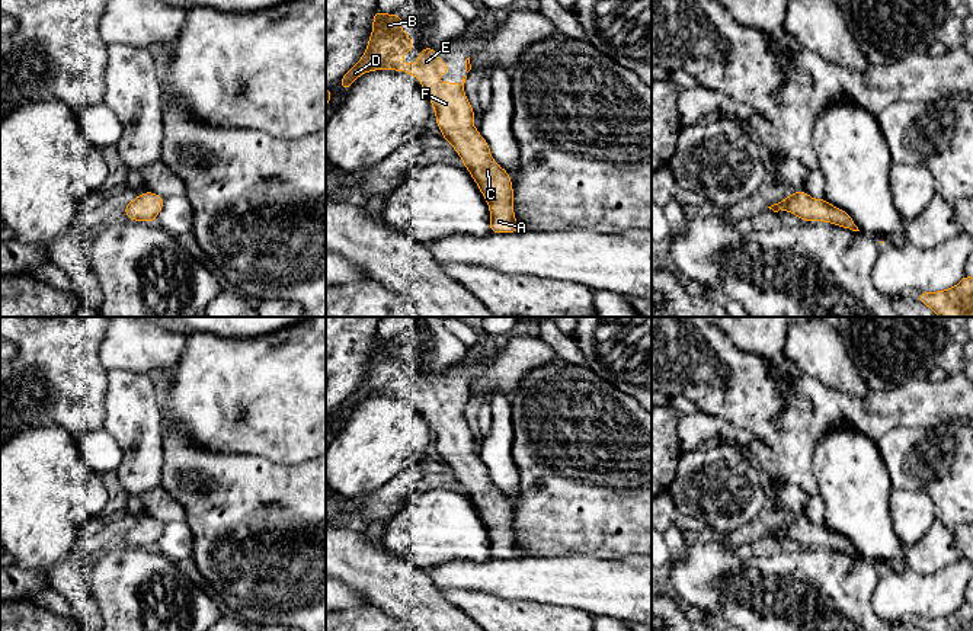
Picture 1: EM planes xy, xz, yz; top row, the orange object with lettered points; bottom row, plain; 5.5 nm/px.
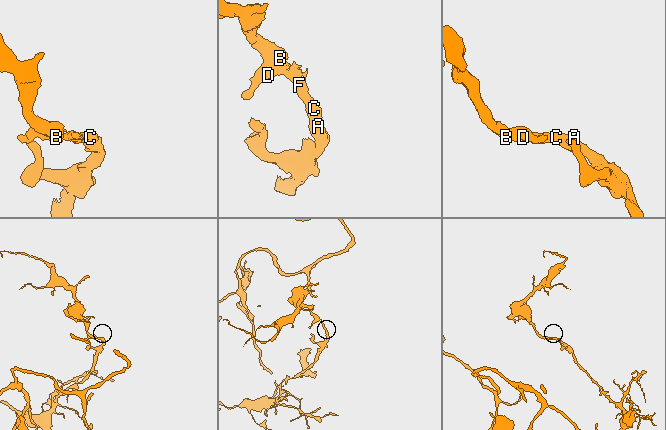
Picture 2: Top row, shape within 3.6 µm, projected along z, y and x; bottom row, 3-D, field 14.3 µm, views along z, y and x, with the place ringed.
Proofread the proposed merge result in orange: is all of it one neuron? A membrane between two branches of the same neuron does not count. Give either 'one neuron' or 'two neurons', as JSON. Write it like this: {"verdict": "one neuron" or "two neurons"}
{"verdict": "one neuron"}

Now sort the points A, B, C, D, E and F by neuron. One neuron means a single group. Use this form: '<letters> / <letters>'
A B C D E F

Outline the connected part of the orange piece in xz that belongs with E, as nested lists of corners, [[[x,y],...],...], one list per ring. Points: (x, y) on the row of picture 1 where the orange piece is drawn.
[[[375,10],[372,35],[368,41],[364,57],[349,70],[340,80],[340,87],[348,90],[349,86],[364,73],[372,70],[397,70],[407,71],[412,77],[420,76],[420,86],[429,96],[436,112],[436,124],[442,131],[442,137],[448,141],[463,158],[464,167],[468,169],[470,174],[479,185],[480,192],[484,195],[487,205],[490,208],[490,233],[515,233],[522,230],[522,225],[515,221],[513,214],[513,190],[509,173],[503,170],[490,156],[487,141],[479,134],[479,129],[473,126],[474,112],[464,95],[464,83],[467,76],[463,77],[461,84],[454,84],[451,81],[435,83],[442,73],[451,70],[449,64],[445,64],[439,57],[435,55],[435,48],[428,47],[420,51],[417,61],[413,65],[406,64],[400,60],[404,52],[410,52],[413,48],[413,39],[400,29],[404,17],[397,15],[385,15]]]

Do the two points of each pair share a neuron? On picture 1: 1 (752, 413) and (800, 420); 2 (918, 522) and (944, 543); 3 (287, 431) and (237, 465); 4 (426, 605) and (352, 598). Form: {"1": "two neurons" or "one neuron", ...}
{"1": "one neuron", "2": "two neurons", "3": "two neurons", "4": "two neurons"}

